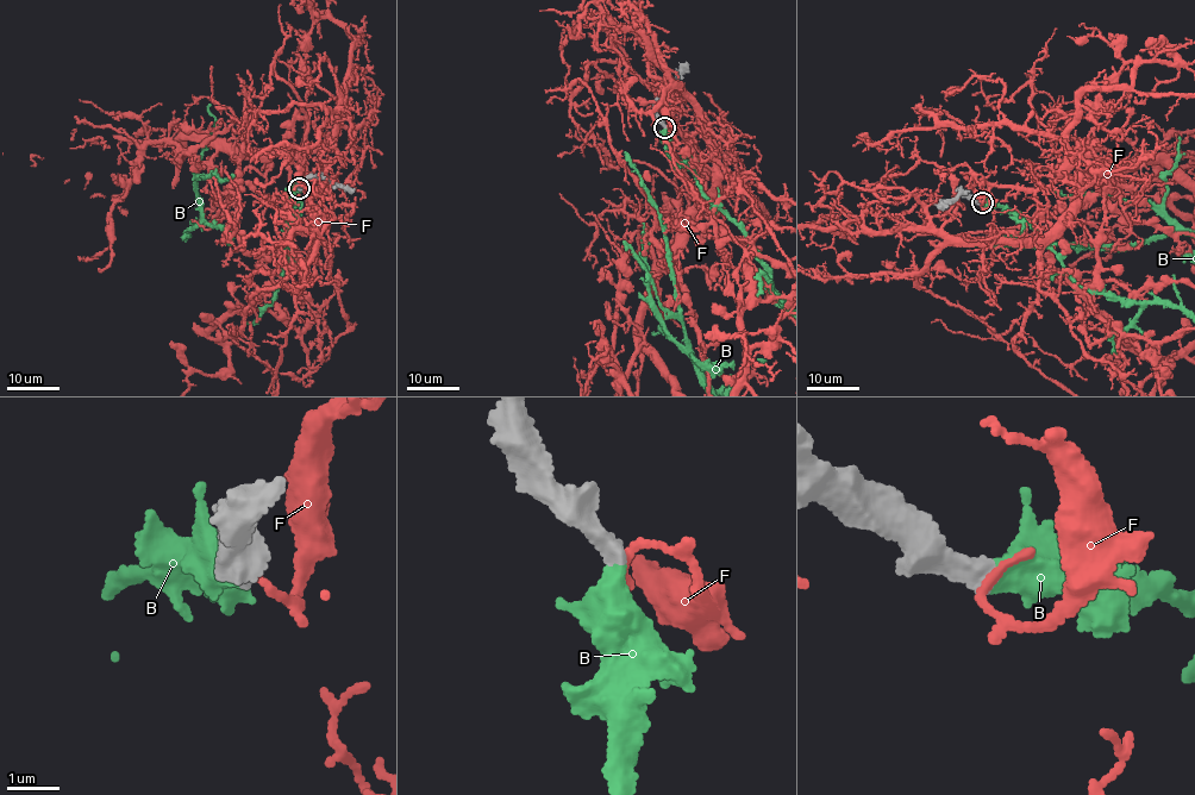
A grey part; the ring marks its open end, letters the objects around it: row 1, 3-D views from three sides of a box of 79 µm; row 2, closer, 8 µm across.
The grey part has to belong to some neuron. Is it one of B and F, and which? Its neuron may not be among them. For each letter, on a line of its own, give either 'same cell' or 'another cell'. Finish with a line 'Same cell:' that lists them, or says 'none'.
B: same cell
F: another cell
Same cell: B

